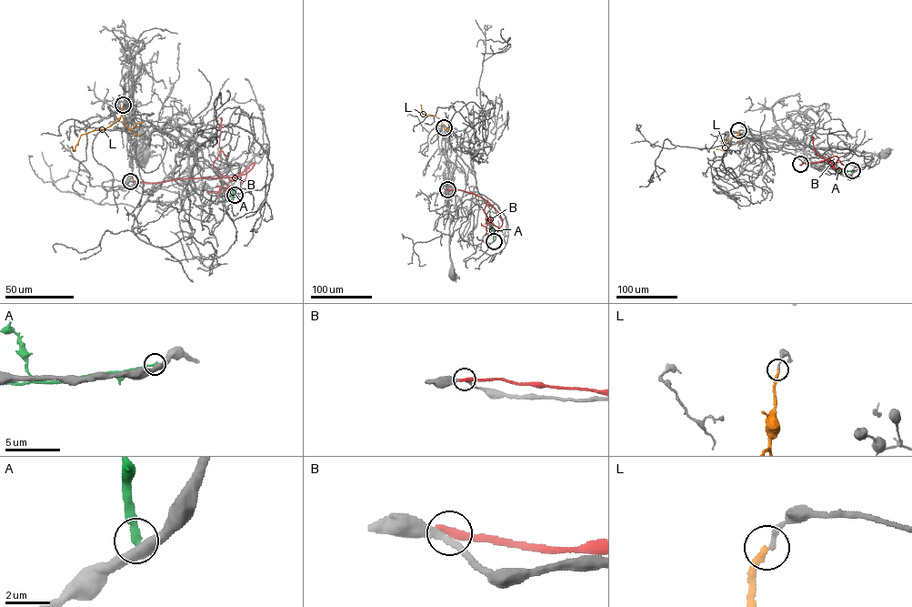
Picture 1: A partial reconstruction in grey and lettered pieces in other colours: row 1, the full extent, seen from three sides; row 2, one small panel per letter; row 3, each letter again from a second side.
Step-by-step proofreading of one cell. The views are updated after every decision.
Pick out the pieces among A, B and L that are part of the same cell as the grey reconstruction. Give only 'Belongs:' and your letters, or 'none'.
Belongs: none

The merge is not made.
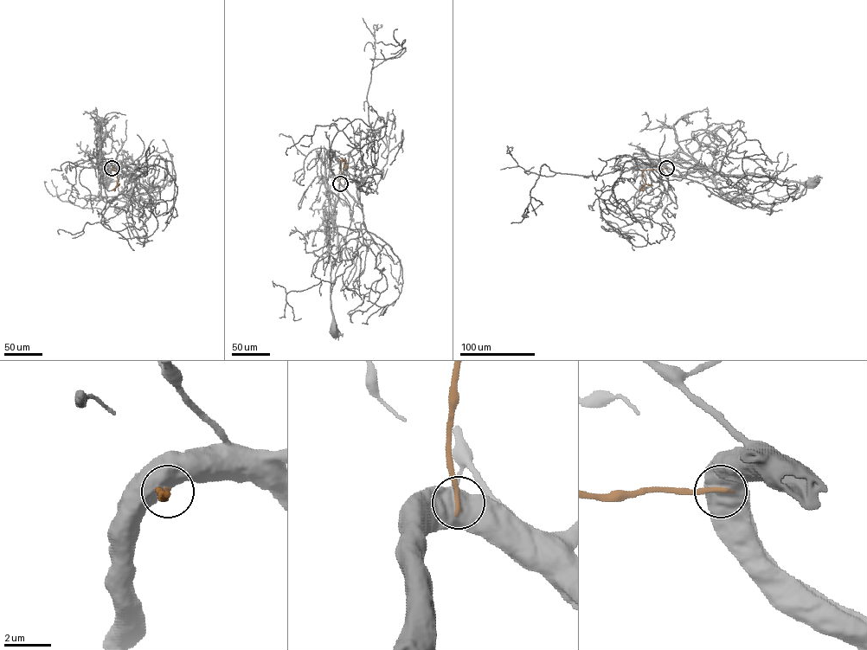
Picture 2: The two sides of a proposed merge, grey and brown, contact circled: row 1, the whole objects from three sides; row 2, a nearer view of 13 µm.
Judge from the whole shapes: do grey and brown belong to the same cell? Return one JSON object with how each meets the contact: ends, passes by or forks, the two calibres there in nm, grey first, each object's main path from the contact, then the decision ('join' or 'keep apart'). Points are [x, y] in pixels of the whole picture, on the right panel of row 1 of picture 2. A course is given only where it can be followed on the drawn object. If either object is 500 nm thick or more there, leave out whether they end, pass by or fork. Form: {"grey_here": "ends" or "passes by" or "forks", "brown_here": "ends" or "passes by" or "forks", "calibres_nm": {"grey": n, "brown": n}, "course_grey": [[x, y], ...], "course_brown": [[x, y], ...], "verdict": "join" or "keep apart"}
{"calibres_nm": {"grey": 1000, "brown": 240}, "course_grey": [[666, 168], [677, 176], [706, 170], [730, 175], [754, 173], [786, 181], [811, 183]], "course_brown": [[666, 168], [642, 170], [645, 183], [639, 189]], "verdict": "keep apart"}

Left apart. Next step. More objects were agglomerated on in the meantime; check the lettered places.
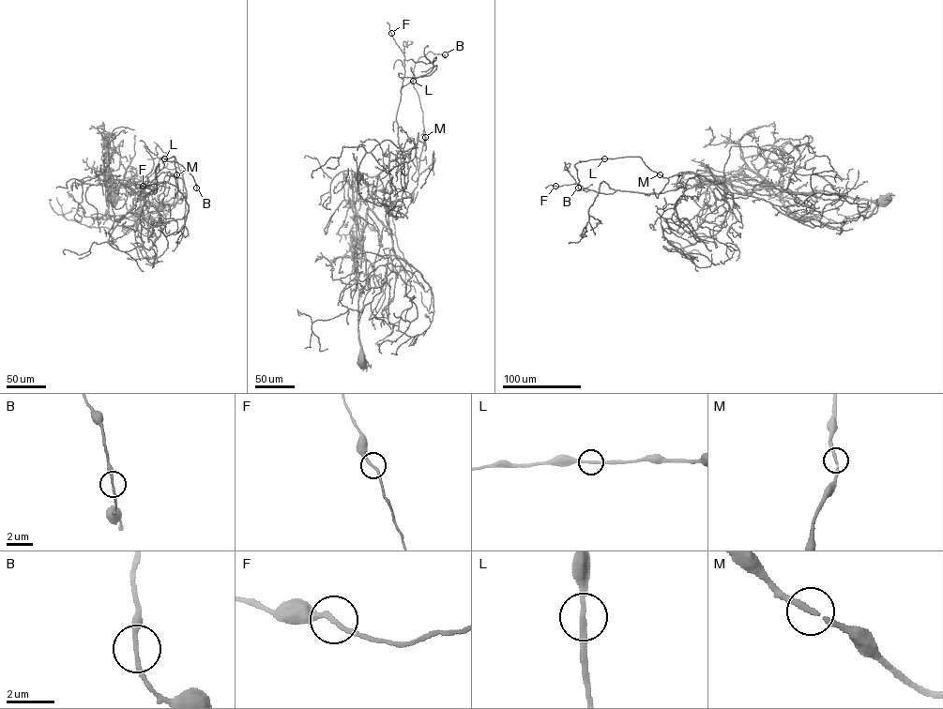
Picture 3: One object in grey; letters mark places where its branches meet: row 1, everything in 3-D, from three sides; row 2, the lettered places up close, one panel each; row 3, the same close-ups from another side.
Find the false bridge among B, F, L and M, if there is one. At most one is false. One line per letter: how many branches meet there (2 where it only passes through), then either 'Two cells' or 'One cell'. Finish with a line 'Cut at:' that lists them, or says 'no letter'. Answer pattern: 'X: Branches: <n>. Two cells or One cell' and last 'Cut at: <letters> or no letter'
B: Branches: 2. One cell
F: Branches: 2. One cell
L: Branches: 2. One cell
M: Branches: 2. One cell
Cut at: no letter

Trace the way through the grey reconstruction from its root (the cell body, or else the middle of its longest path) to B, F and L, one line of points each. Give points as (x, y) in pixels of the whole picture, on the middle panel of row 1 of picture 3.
B: (360, 359), (358, 322), (388, 207), (417, 184), (425, 137), (415, 63), (429, 52), (445, 54)
F: (360, 359), (366, 209), (372, 207), (377, 176), (405, 155), (396, 120), (404, 57), (391, 33)
L: (360, 359), (358, 322), (382, 228), (388, 224), (388, 207), (408, 196), (417, 184), (425, 137), (413, 81)

